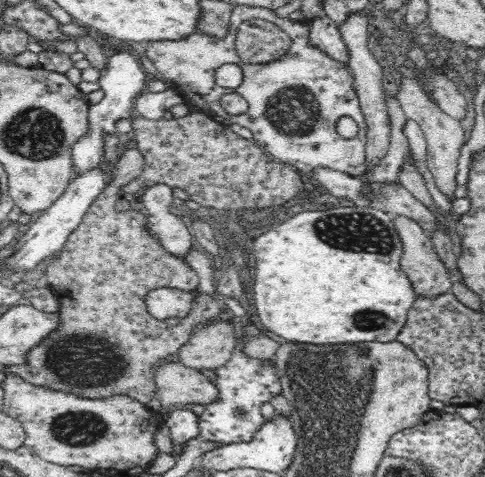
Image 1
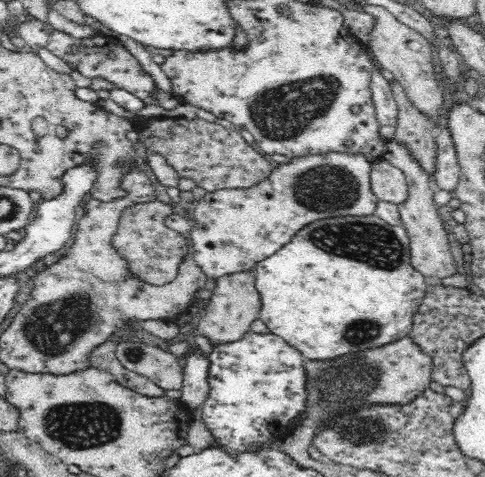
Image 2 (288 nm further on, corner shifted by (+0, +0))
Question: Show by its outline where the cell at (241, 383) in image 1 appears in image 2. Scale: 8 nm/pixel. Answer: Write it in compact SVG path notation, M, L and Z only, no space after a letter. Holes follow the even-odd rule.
M248 332L240 342L232 342L228 346L216 346L208 356L208 386L210 396L202 406L202 418L208 430L218 438L220 448L236 454L256 450L256 446L264 446L268 442L282 440L288 436L298 424L296 414L304 410L304 354L296 352L276 334L256 334Z

